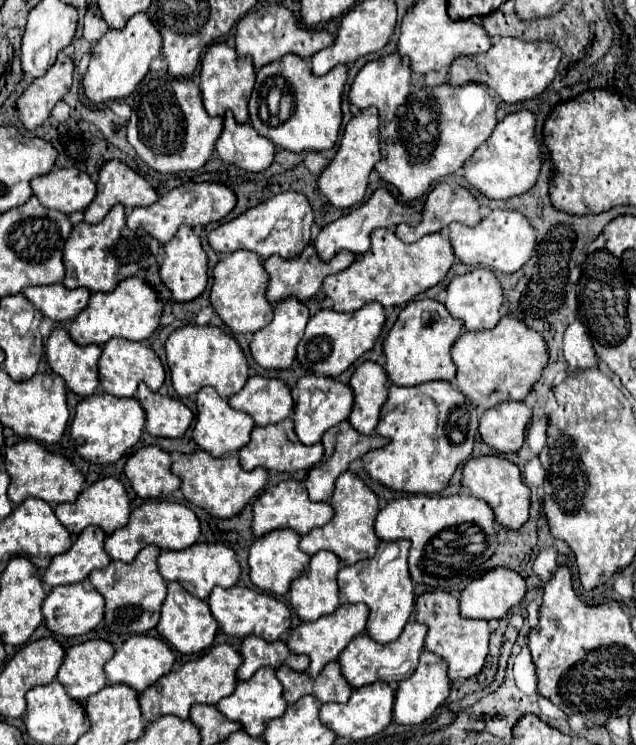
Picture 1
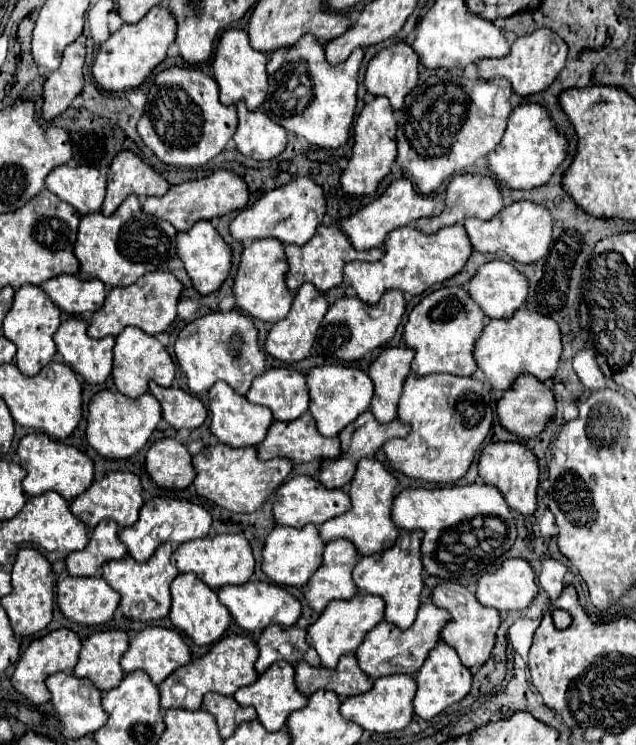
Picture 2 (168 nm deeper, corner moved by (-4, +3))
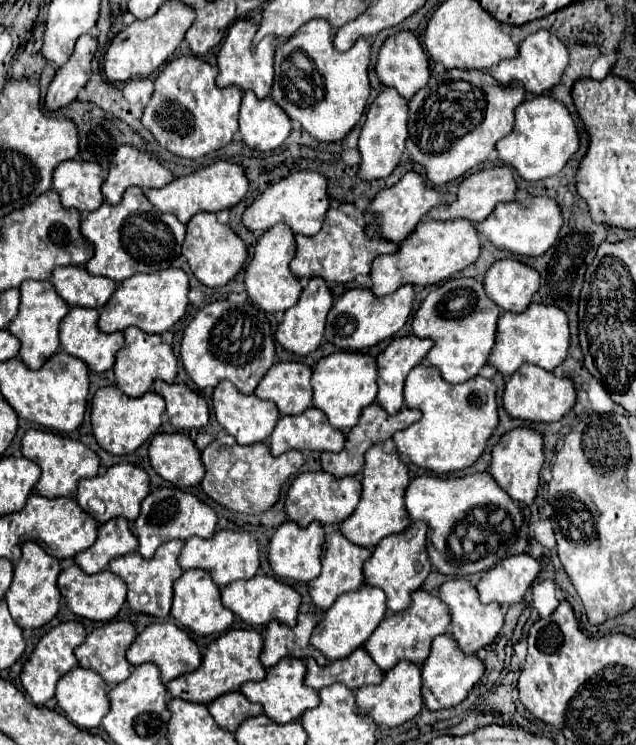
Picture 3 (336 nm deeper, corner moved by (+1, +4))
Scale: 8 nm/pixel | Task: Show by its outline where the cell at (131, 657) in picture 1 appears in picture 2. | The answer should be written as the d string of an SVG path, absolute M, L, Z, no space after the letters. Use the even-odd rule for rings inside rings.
M146 627L142 629L132 641L128 651L122 657L122 669L124 673L132 673L136 669L144 669L150 679L160 685L168 675L172 675L178 667L186 665L190 661L190 647L186 645L184 637L176 629L166 629L166 627Z

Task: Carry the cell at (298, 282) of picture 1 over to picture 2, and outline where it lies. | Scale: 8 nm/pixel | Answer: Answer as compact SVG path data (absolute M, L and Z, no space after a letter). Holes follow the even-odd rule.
M320 225L316 229L316 235L306 245L286 245L286 257L290 263L290 271L286 275L286 283L290 291L298 289L302 283L314 283L316 289L328 291L332 287L338 287L342 283L342 269L350 261L378 261L384 255L384 249L368 249L368 251L356 251L350 245L350 239L342 235L342 229L332 225Z

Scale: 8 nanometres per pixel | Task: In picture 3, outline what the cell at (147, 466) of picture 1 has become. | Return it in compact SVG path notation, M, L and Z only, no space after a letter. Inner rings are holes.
M157 434L149 446L149 460L163 480L179 488L199 484L205 474L199 450L185 434Z

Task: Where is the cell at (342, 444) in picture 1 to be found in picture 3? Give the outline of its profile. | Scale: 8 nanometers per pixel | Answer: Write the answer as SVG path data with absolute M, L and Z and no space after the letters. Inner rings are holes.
M371 404L371 406L363 408L357 426L353 426L353 428L345 434L345 438L347 438L345 448L343 448L339 454L329 454L329 452L323 452L323 454L321 454L321 470L323 470L323 472L329 472L329 474L335 476L335 478L357 476L357 474L361 472L361 468L363 468L363 456L365 456L365 452L367 452L373 444L377 444L379 440L385 442L385 440L391 438L397 430L403 430L403 428L411 426L411 424L417 422L419 418L421 418L421 412L419 412L419 410L409 410L409 408L403 408L403 410L397 412L395 416L383 412L377 404Z

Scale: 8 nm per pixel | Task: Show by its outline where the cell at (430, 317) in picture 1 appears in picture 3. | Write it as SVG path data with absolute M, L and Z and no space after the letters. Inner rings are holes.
M451 278L437 286L421 302L413 314L413 334L417 338L433 340L433 348L423 358L423 366L437 368L451 384L477 376L479 368L487 364L487 356L495 344L499 308L485 296L483 284L473 278Z

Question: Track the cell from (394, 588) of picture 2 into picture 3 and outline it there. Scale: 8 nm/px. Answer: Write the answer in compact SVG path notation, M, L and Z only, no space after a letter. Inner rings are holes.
M413 522L403 532L381 540L375 546L371 558L363 564L365 584L377 586L385 592L387 608L391 612L403 612L411 606L411 602L413 602L411 594L423 584L423 580L427 578L427 574L431 570L431 562L429 562L427 552L425 552L425 534L427 534L425 524Z

